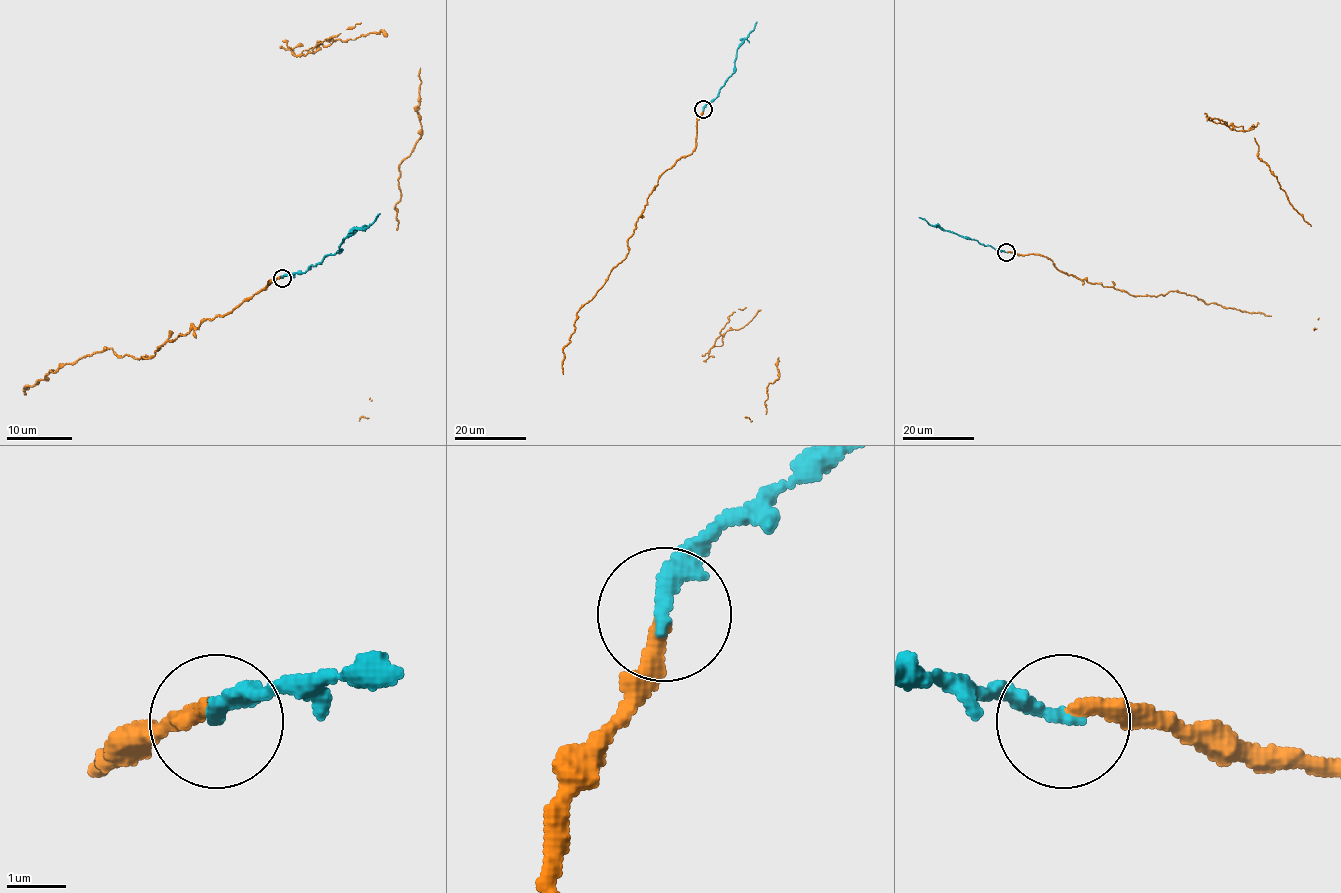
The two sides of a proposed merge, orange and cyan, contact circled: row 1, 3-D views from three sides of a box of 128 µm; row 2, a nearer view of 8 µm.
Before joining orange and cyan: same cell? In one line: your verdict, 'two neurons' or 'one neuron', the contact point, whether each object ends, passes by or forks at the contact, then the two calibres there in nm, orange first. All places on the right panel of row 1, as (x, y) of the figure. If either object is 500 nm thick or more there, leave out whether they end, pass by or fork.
two neurons | (1006, 252) | orange ends | cyan ends | 280/280 nm

